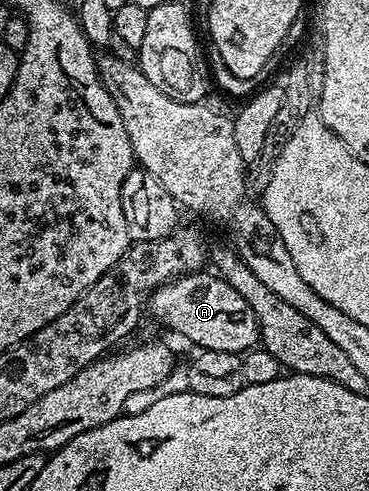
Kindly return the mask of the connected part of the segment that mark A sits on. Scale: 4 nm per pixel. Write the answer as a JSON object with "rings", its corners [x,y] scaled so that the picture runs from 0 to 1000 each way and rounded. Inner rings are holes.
{"rings":[[[561,550],[491,560],[439,580],[412,595],[396,625],[428,656],[501,682],[515,697],[534,699],[534,709],[556,715],[650,723],[707,697],[699,646],[688,646],[688,629],[678,629],[667,605],[656,605],[656,597],[637,593],[610,568]]]}

